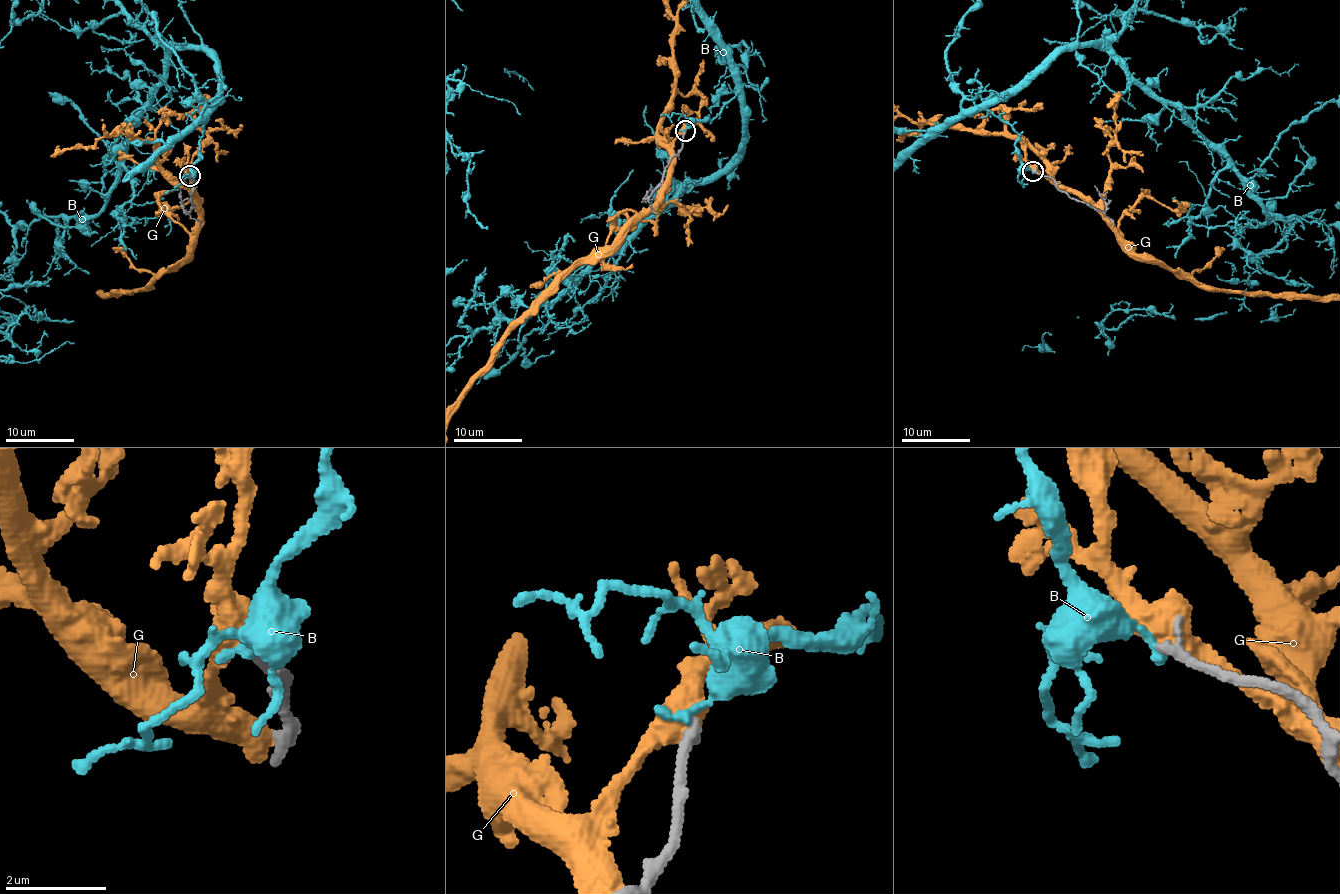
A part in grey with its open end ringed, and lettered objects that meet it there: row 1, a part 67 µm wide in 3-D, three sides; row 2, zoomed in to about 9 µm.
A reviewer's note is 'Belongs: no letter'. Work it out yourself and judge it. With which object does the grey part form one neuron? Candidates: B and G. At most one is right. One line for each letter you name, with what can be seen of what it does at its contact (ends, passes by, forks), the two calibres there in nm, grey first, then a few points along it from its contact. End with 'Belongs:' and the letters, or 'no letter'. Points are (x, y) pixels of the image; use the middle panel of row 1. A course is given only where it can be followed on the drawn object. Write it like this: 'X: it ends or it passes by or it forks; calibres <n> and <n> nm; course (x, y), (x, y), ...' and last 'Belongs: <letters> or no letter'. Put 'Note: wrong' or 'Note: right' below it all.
Belongs: no letter
Note: right

